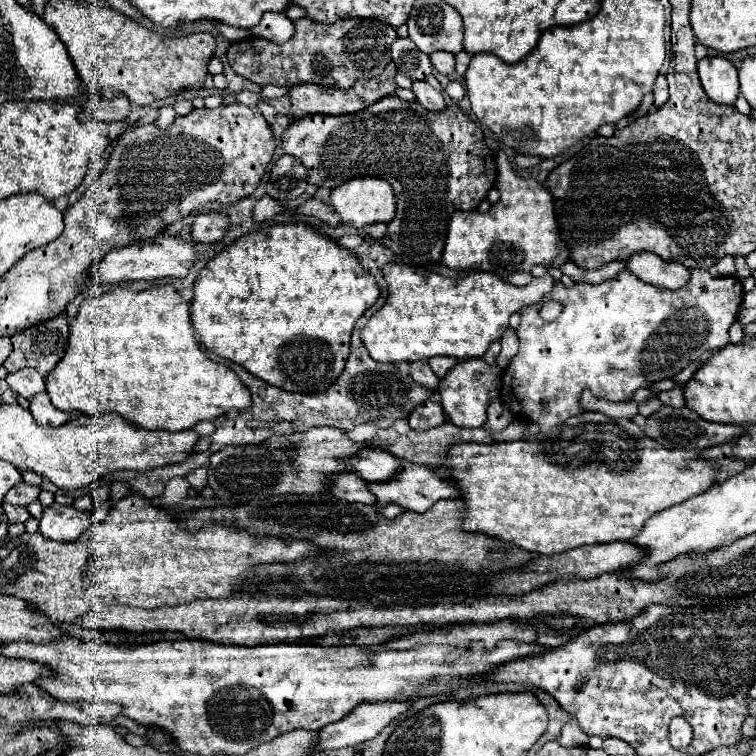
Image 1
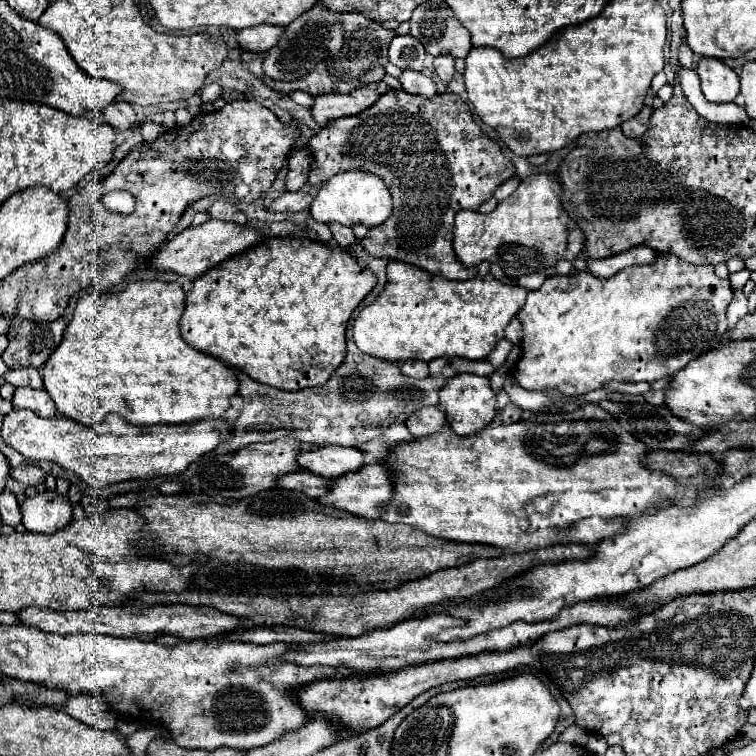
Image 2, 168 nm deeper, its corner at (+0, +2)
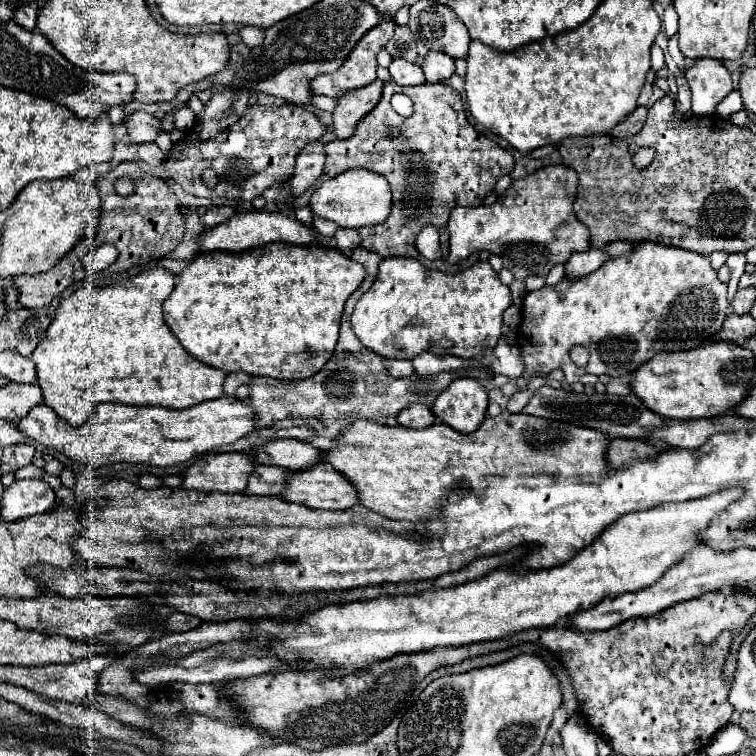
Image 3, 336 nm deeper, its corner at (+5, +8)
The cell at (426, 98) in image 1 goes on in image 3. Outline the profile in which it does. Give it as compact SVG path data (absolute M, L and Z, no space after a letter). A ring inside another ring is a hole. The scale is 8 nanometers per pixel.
M394 59L388 69L392 75L392 81L398 85L422 85L422 83L426 83L424 71L416 63L408 63L404 59Z

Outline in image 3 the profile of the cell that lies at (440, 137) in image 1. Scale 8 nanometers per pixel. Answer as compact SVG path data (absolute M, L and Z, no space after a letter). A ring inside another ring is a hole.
M384 83L382 99L356 125L352 137L332 139L324 143L324 151L324 173L328 177L334 177L352 167L360 167L384 175L392 187L392 211L388 219L380 225L358 229L362 247L382 257L412 257L418 259L422 265L444 273L458 273L476 263L474 259L466 259L456 265L448 261L446 223L452 207L482 205L486 193L494 189L498 177L510 175L514 169L514 157L486 135L480 135L470 125L464 113L460 93L448 83L424 83L416 87ZM394 93L404 93L414 101L414 113L410 117L400 117L392 109L390 97ZM426 225L434 225L440 233L442 257L438 261L428 261L414 245L418 233Z

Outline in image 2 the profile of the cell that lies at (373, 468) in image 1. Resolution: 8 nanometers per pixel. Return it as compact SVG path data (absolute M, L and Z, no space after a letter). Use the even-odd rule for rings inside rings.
M323 445L317 449L301 449L299 451L299 467L307 469L315 475L335 479L343 473L357 471L363 465L363 453L353 447L341 445Z

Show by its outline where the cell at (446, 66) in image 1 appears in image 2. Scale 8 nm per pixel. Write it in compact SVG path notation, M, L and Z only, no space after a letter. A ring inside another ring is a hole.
M439 55L435 57L435 73L443 83L449 83L455 75L455 59L451 55Z

